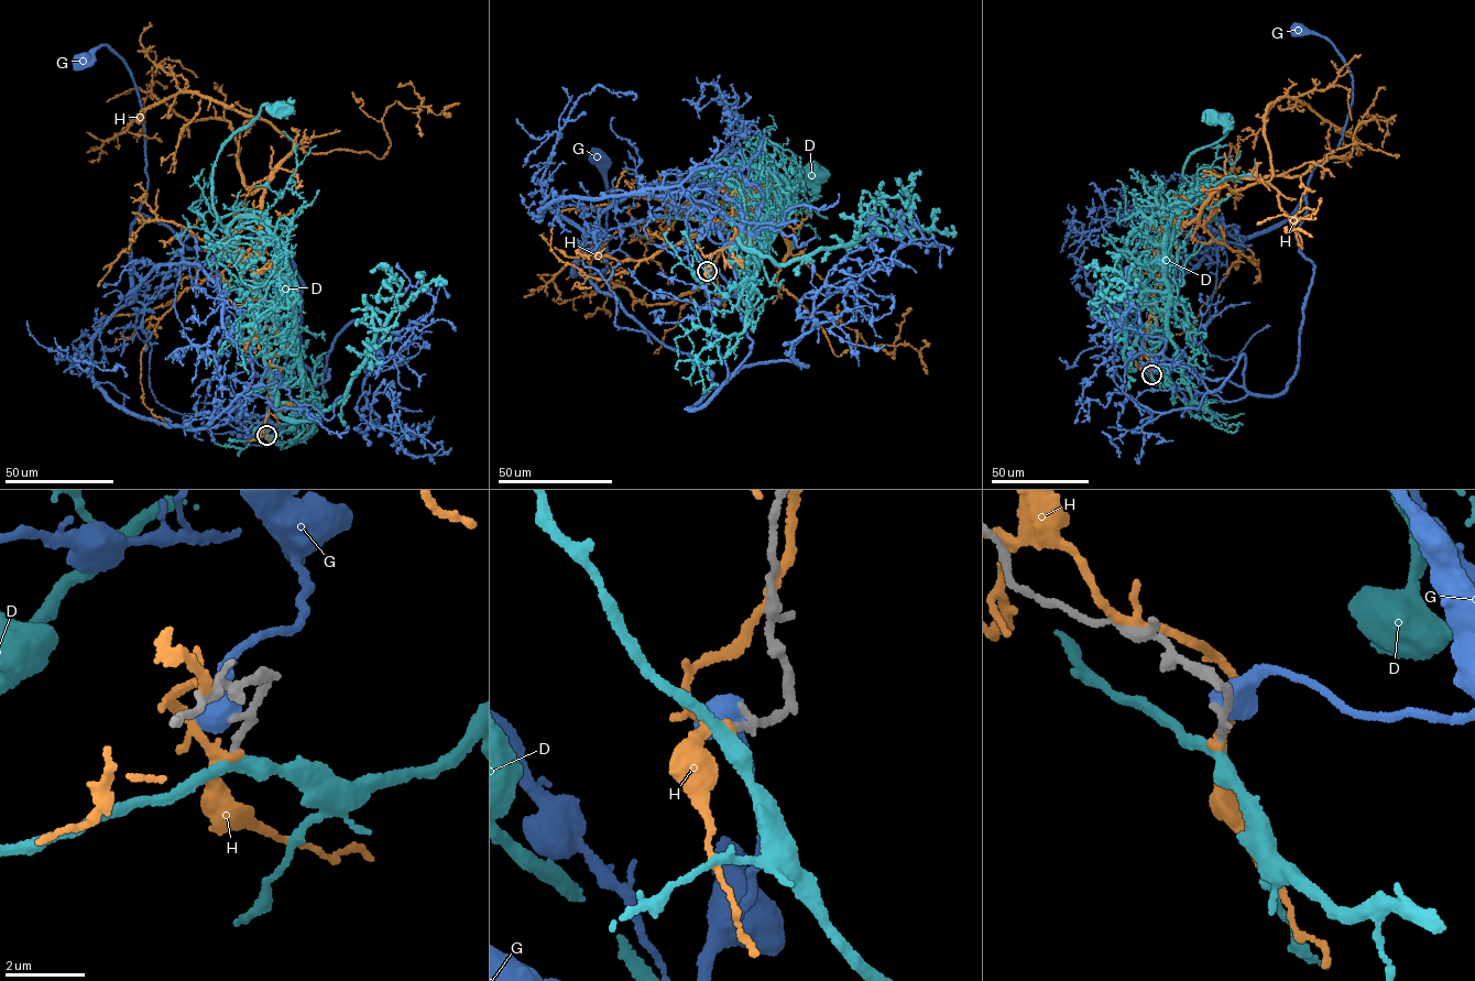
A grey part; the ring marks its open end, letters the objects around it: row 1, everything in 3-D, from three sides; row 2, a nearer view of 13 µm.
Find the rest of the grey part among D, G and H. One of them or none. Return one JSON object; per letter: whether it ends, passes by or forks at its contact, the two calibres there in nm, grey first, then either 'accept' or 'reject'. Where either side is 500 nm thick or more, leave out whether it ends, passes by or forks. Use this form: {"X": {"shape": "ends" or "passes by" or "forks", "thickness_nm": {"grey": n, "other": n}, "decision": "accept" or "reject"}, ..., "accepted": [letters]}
{"D": {"shape": "passes by", "thickness_nm": {"grey": 130, "other": 320}, "decision": "accept"}, "G": {"thickness_nm": {"grey": 240, "other": 550}, "decision": "reject"}, "H": {"shape": "forks", "thickness_nm": {"grey": 130, "other": 190}, "decision": "reject"}, "accepted": ["D"]}

